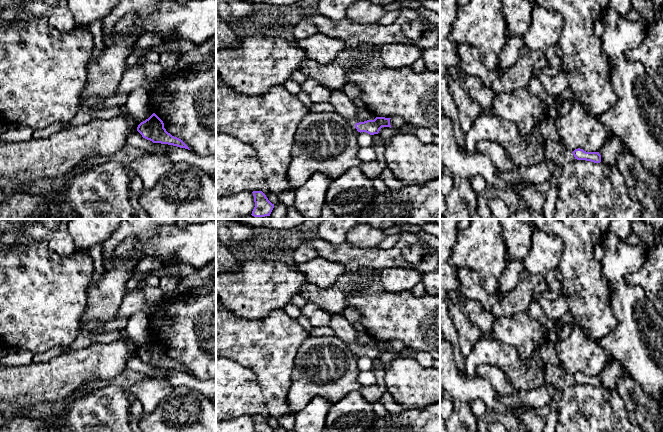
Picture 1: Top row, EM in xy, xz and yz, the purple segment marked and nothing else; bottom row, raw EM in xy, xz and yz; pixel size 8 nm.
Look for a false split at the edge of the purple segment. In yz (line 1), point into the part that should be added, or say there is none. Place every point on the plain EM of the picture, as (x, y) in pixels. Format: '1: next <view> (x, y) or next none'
1: next none

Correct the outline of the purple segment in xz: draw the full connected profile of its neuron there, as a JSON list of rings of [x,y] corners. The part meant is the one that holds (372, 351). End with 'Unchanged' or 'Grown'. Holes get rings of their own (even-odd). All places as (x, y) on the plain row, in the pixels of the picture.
[[[376,341],[374,344],[360,346],[359,344],[347,344],[347,347],[355,355],[366,356],[370,359],[378,358],[382,351],[390,351],[390,343],[385,341]]]. Grown

